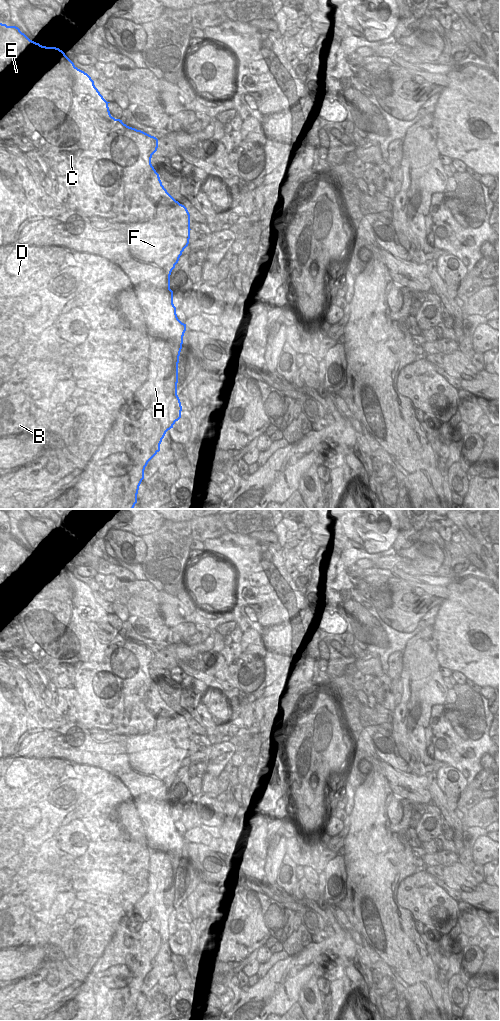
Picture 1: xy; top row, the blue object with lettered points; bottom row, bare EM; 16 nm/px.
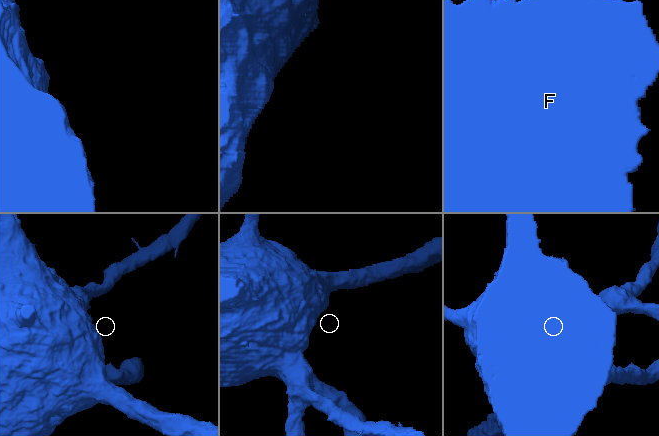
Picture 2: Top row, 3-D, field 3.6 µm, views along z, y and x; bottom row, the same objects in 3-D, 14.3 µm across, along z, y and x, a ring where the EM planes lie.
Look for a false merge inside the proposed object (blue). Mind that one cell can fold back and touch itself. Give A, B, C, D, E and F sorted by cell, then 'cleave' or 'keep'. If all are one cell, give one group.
A B C D E F; keep

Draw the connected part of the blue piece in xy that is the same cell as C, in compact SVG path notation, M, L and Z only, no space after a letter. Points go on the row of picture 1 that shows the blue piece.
M0 23L0 509L133 509L133 508L134 508L134 506L135 506L135 504L136 504L136 503L137 503L137 494L138 494L138 490L139 490L139 486L140 486L140 484L141 484L141 482L142 482L142 480L143 480L143 479L144 479L144 470L145 470L145 467L146 467L146 466L147 466L147 464L148 464L148 462L149 462L149 461L150 461L150 460L151 460L151 459L152 459L152 458L153 458L153 457L154 457L154 456L155 456L155 455L156 455L156 454L157 454L157 453L158 453L158 452L159 452L159 451L160 451L160 444L161 444L161 442L162 442L162 439L163 439L163 438L164 438L164 436L165 436L165 434L166 434L166 432L167 432L167 431L168 431L168 430L170 430L170 429L171 429L171 428L173 428L173 425L174 425L174 424L175 424L175 422L176 422L176 421L178 421L178 420L179 420L179 419L180 419L180 418L181 418L181 411L182 411L182 406L181 406L181 402L180 402L180 399L179 399L179 397L178 397L178 395L177 395L177 383L178 383L178 363L179 363L179 356L180 356L180 352L181 352L181 349L182 349L182 344L183 344L183 336L184 336L184 333L185 333L185 331L186 331L186 324L184 324L184 323L182 323L182 322L181 322L181 321L180 321L180 320L179 320L179 319L178 319L178 317L177 317L177 314L176 314L176 307L175 307L175 306L174 306L174 304L173 304L173 291L172 291L172 290L171 290L171 289L170 289L170 275L171 275L171 272L172 272L172 270L173 270L173 269L174 269L174 268L175 268L175 265L176 265L176 264L177 264L177 263L178 263L178 261L179 261L179 258L180 258L180 256L181 256L181 255L182 255L182 252L183 252L183 251L184 251L184 249L185 249L185 248L186 248L186 247L187 247L187 246L188 246L188 244L189 244L189 239L190 239L190 230L191 230L191 229L190 229L190 214L189 214L189 212L188 212L188 210L187 210L187 208L186 208L186 207L185 207L185 206L184 206L184 205L182 205L182 204L180 204L180 203L179 203L179 202L178 202L178 201L176 201L176 200L175 200L175 199L174 199L174 198L173 198L173 197L172 197L172 196L171 196L171 195L170 195L170 194L169 194L169 193L168 193L168 192L167 192L167 190L166 190L166 189L165 189L165 188L164 188L164 186L163 186L163 185L162 185L162 182L161 182L161 180L160 180L160 177L159 177L159 174L158 174L158 173L157 173L157 172L156 172L156 170L155 170L155 169L154 169L154 167L153 167L153 166L152 166L152 164L151 164L151 158L152 158L152 155L153 155L153 154L154 154L154 153L155 153L155 152L156 152L156 151L157 151L157 148L158 148L158 139L157 139L157 138L156 138L156 137L154 137L154 136L151 136L151 135L149 135L149 134L147 134L147 133L145 133L145 132L143 132L143 131L141 131L141 130L137 130L137 129L135 129L135 128L132 128L132 127L129 127L129 126L127 126L127 125L126 125L126 124L124 124L124 123L123 123L123 122L122 122L122 120L120 120L120 119L115 119L115 118L114 118L114 117L112 117L112 116L111 116L111 114L110 114L110 111L109 111L109 107L108 107L108 104L109 104L109 103L110 103L110 102L107 102L107 101L106 101L106 100L105 100L105 99L104 99L104 98L103 98L103 96L102 96L102 95L101 95L101 94L100 94L100 92L99 92L99 91L98 91L98 89L97 89L97 88L96 88L96 87L95 87L95 85L94 85L94 81L93 81L93 80L92 80L92 79L91 79L91 77L90 77L90 76L89 76L89 75L88 75L88 74L87 74L87 73L85 73L85 72L84 72L84 71L82 71L82 70L80 70L80 69L78 69L78 68L77 68L77 67L76 67L76 66L75 66L75 65L74 65L74 63L73 63L73 62L72 62L72 61L71 61L71 60L70 60L70 59L69 59L69 58L68 58L68 57L67 57L67 56L66 56L66 55L65 55L65 53L64 53L64 52L63 52L63 51L62 51L62 50L60 50L60 49L59 49L59 48L56 48L56 47L46 47L46 46L42 46L42 45L40 45L40 44L39 44L39 43L36 43L36 42L34 42L34 41L32 41L32 40L30 40L30 39L29 39L29 38L28 38L28 37L27 37L27 36L26 36L26 35L25 35L25 34L24 34L24 33L22 33L22 32L21 32L21 31L20 31L20 29L19 29L19 28L18 28L18 27L16 27L16 26L7 26L7 25L6 25L6 24L2 24L2 23Z

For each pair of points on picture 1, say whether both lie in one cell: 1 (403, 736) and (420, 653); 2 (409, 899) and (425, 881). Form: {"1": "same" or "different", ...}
{"1": "same", "2": "same"}

